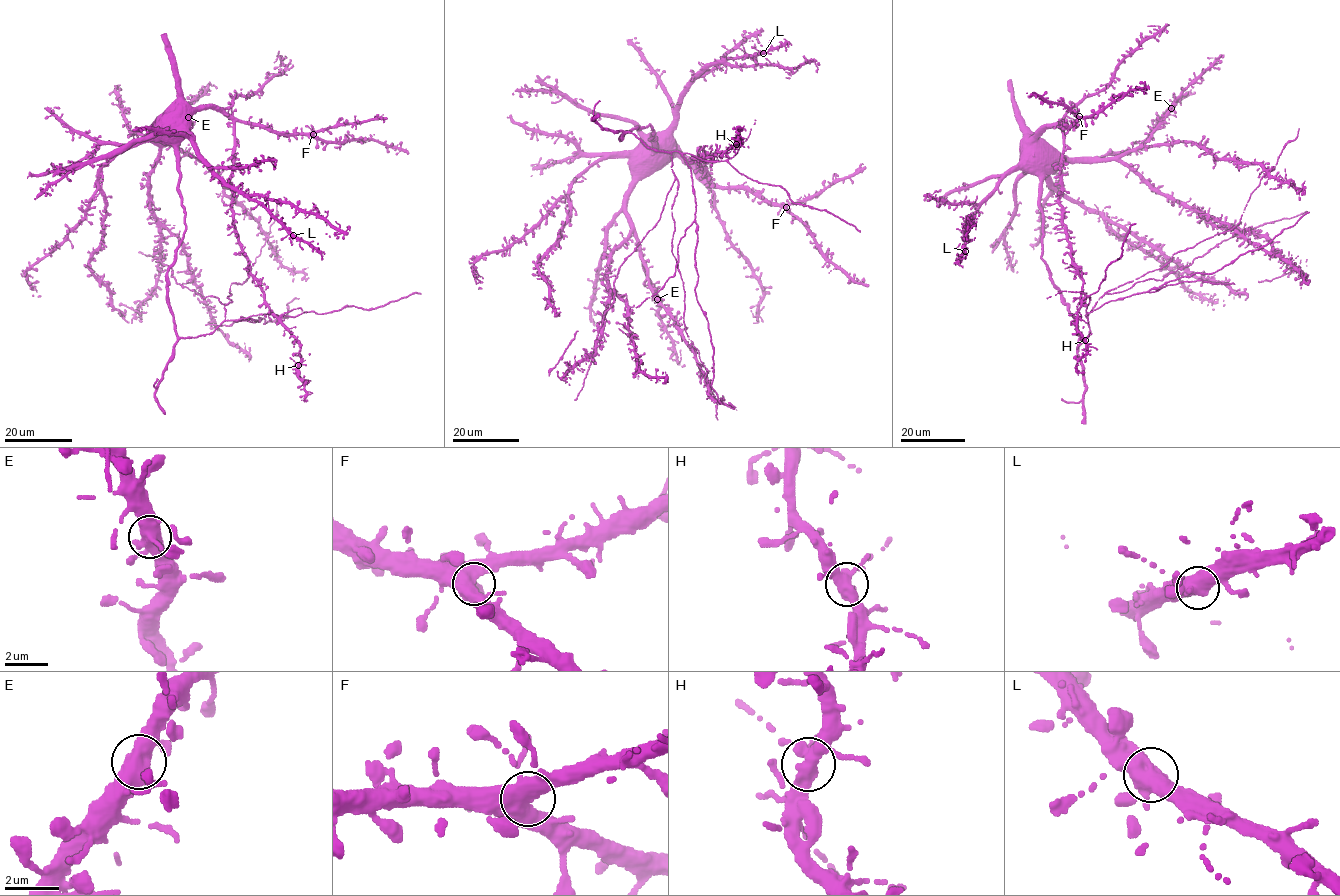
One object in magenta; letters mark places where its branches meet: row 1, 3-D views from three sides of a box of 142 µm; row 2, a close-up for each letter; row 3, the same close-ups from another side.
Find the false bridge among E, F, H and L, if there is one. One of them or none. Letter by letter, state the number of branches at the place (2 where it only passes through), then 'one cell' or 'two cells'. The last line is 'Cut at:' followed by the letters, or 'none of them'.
E: 4 | one cell
F: 4 | one cell
H: 4 | one cell
L: 4 | one cell
Cut at: none of them

